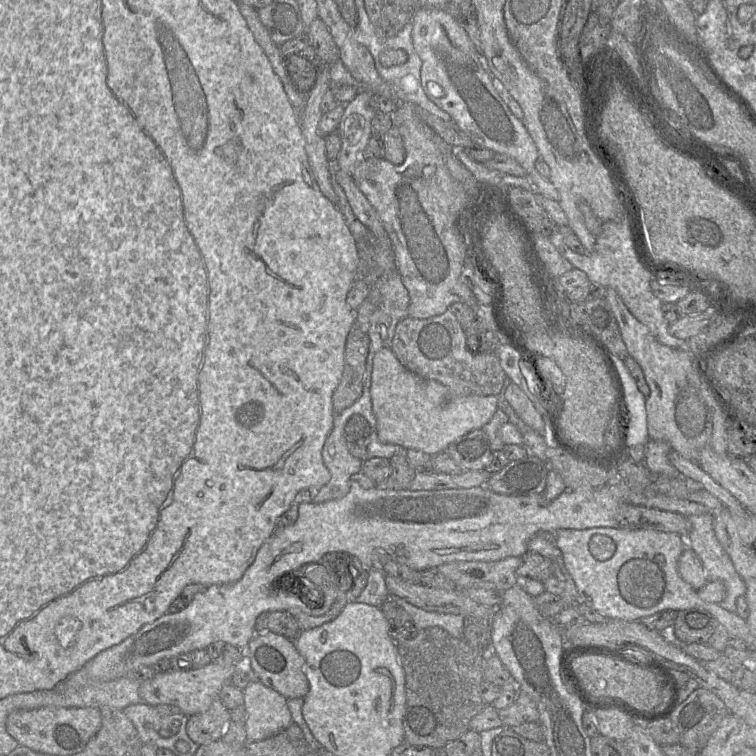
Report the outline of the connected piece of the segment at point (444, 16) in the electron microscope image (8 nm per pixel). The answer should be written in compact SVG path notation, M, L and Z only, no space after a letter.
M419 8L411 23L413 46L422 60L421 83L428 98L447 112L476 145L512 157L527 173L535 170L539 151L534 141L495 90L487 59L457 19L441 10Z

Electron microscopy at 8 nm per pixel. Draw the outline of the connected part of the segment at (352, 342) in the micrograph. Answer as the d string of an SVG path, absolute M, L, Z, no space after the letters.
M355 321L346 340L342 378L332 397L334 417L362 395L369 345L368 334L362 332Z

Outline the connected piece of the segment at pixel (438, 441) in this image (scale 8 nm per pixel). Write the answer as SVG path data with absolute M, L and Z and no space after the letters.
M390 348L379 350L373 360L371 399L376 428L382 443L399 445L405 449L418 449L429 455L445 451L450 443L468 432L482 428L498 409L497 395L453 395L447 386L437 380L423 378L408 370Z

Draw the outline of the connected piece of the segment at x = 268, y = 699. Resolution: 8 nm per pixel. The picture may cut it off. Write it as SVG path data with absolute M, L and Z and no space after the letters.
M250 681L243 695L248 742L270 738L287 729L293 722L287 699L272 688L259 681Z

